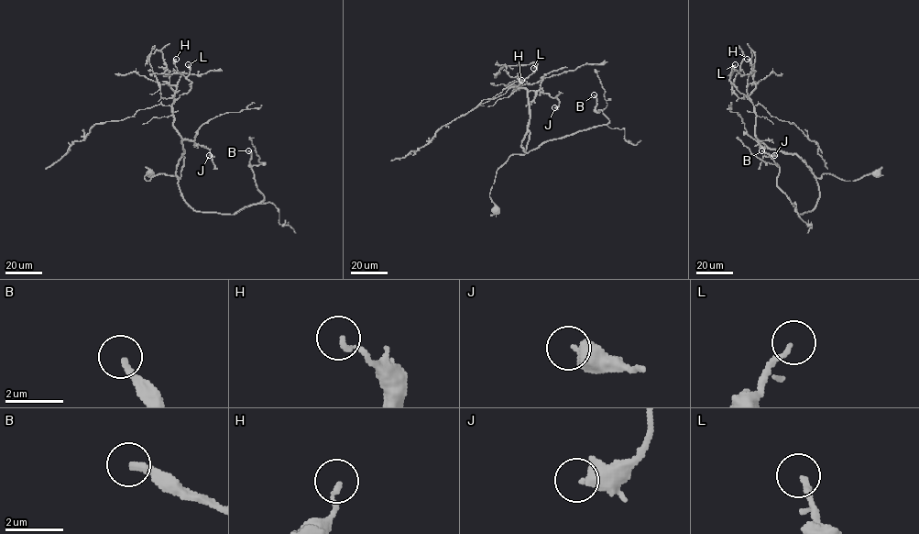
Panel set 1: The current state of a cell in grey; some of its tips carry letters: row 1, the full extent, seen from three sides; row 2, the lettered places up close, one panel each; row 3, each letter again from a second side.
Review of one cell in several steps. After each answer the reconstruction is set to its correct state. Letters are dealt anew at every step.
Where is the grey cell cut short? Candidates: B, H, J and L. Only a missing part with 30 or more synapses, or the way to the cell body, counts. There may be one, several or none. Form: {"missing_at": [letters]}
{"missing_at": ["B"]}

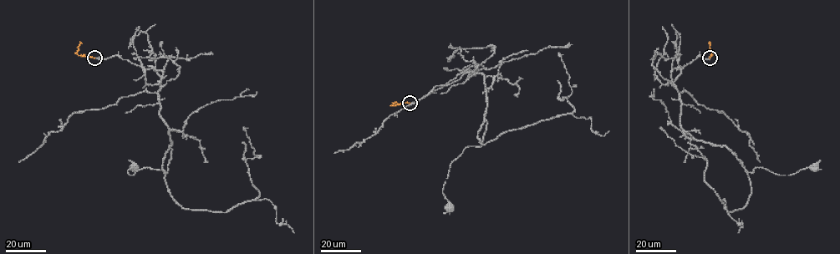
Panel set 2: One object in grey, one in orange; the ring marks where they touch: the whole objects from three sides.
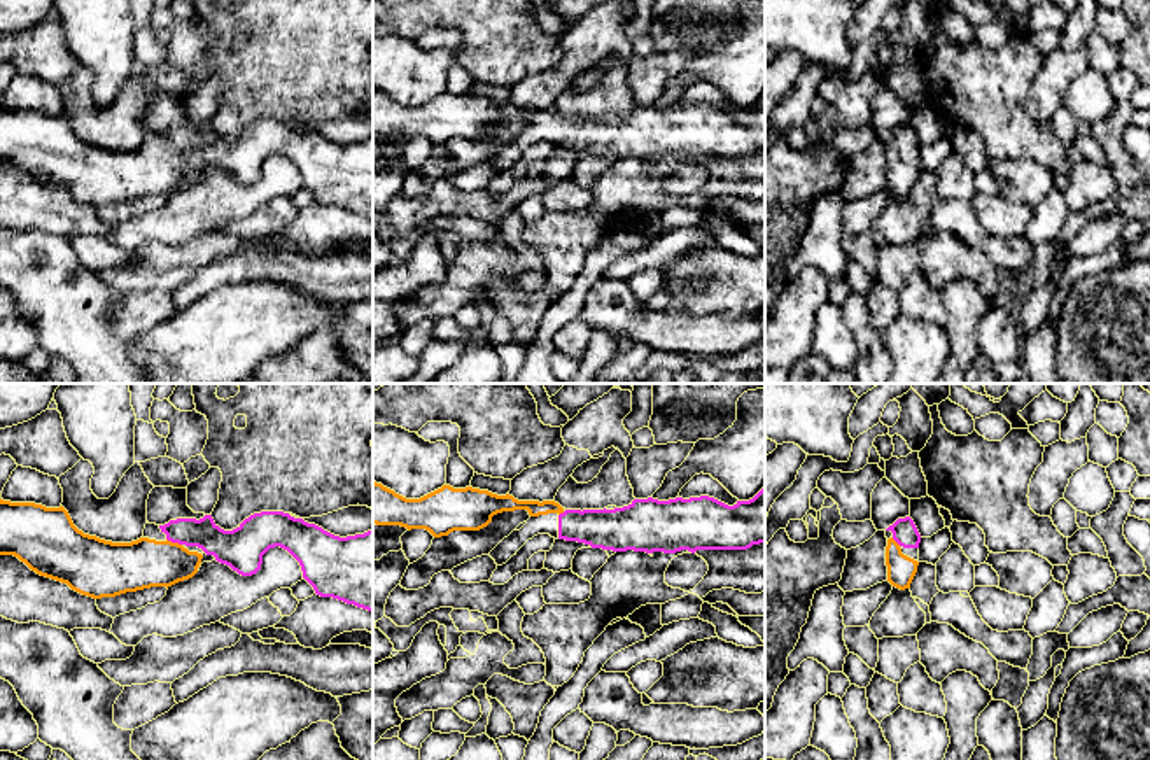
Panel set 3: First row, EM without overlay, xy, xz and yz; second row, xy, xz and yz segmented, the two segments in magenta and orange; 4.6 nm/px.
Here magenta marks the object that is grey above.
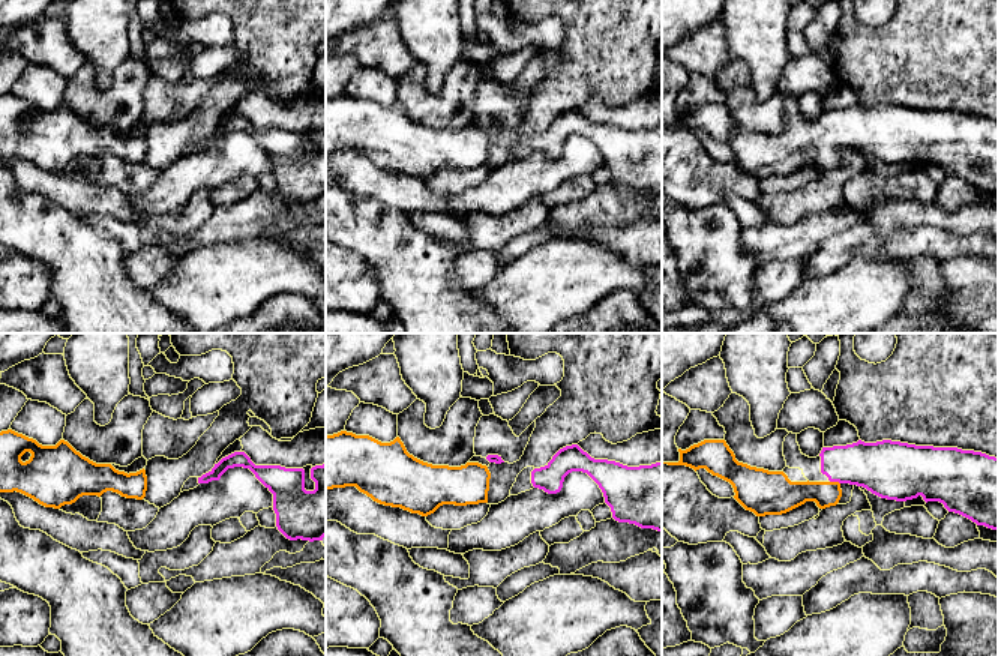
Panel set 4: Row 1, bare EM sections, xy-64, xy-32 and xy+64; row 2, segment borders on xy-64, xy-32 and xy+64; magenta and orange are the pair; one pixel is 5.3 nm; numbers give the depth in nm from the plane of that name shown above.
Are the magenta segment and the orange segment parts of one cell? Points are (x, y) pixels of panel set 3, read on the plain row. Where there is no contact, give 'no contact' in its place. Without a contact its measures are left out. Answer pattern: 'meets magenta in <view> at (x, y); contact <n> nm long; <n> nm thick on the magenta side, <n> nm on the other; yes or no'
meets magenta in xy at (174, 149); contact 80 nm long; 160 nm thick on the magenta side, 220 nm on the other; yes

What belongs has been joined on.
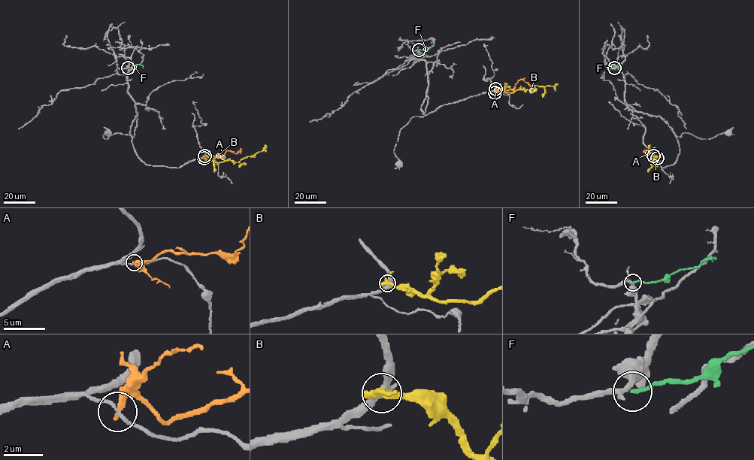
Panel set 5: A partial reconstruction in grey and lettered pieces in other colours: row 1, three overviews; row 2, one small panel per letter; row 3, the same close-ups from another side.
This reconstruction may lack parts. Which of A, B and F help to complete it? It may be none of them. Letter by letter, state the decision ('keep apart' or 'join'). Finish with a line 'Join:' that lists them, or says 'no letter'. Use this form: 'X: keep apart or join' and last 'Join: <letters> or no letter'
A: keep apart
B: keep apart
F: keep apart
Join: no letter

